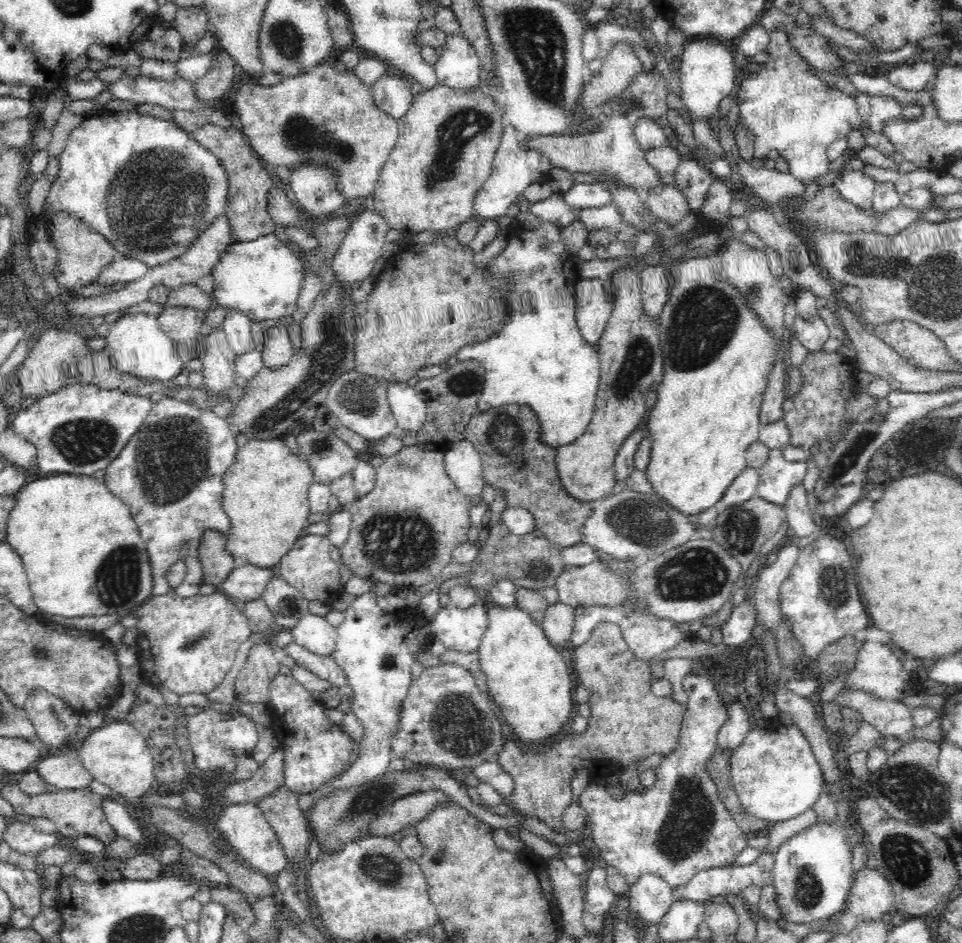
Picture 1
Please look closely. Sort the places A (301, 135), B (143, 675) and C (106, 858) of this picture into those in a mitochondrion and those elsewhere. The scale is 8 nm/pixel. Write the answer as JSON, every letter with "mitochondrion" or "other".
{"A":"mitochondrion","B":"other","C":"other"}

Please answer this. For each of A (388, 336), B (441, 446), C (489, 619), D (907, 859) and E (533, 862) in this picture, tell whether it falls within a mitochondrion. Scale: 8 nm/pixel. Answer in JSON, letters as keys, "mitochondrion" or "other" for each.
{"A":"other","B":"other","C":"other","D":"mitochondrion","E":"other"}

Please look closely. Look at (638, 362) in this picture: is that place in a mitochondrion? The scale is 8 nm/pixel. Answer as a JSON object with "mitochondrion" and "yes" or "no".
{"mitochondrion":"yes"}

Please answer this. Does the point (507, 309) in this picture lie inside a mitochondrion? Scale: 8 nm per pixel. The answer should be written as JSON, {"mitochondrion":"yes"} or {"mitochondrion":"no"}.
{"mitochondrion":"no"}

